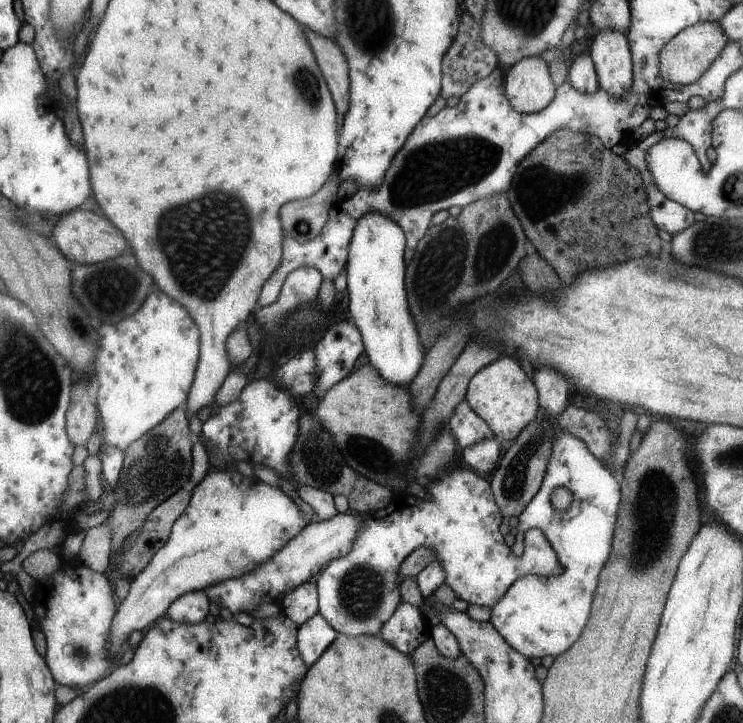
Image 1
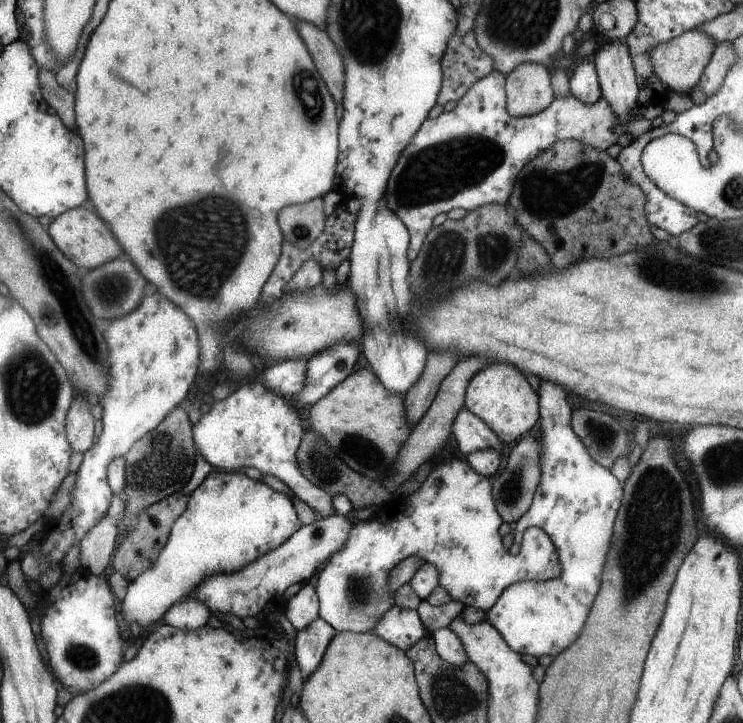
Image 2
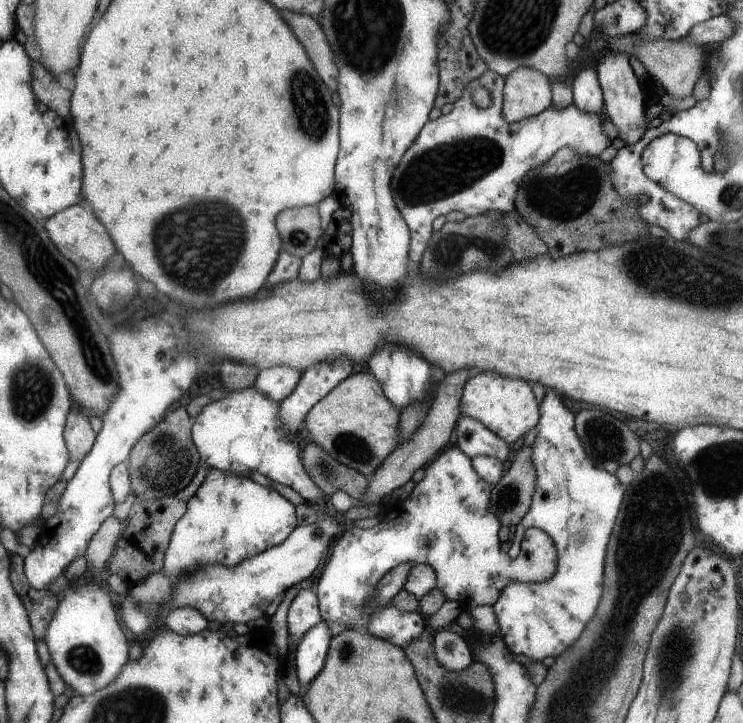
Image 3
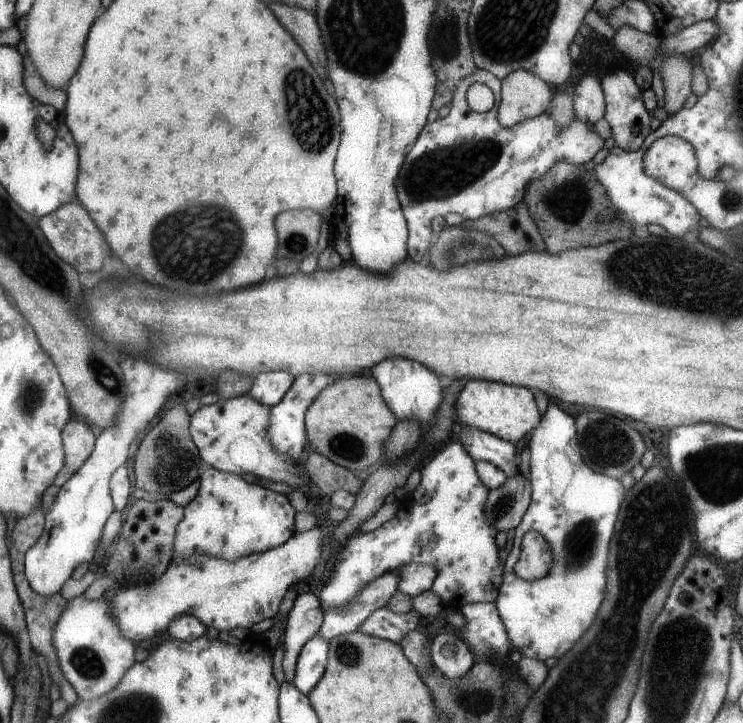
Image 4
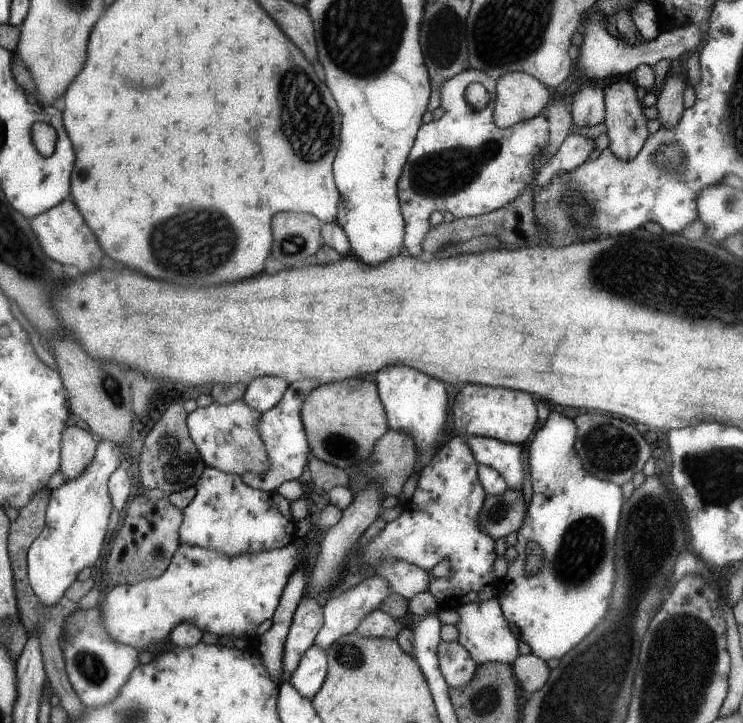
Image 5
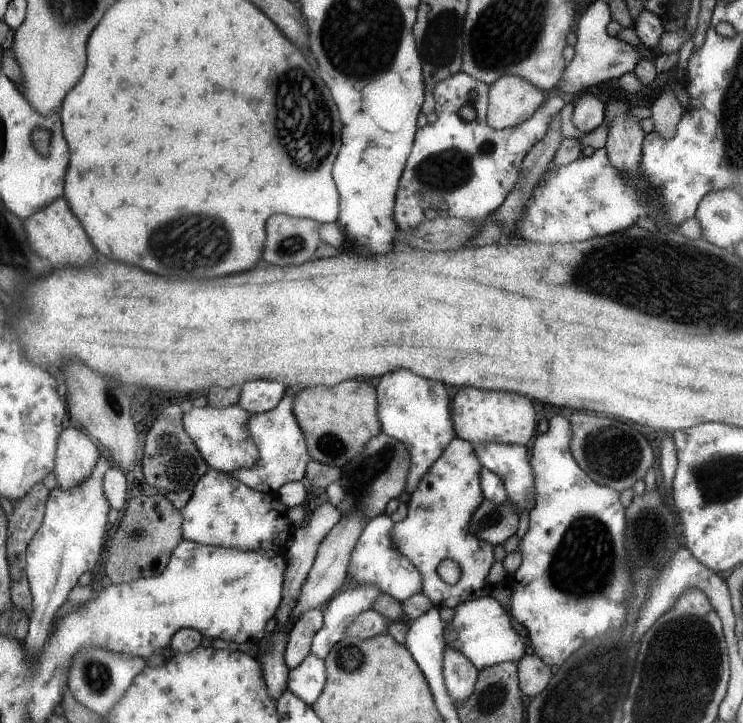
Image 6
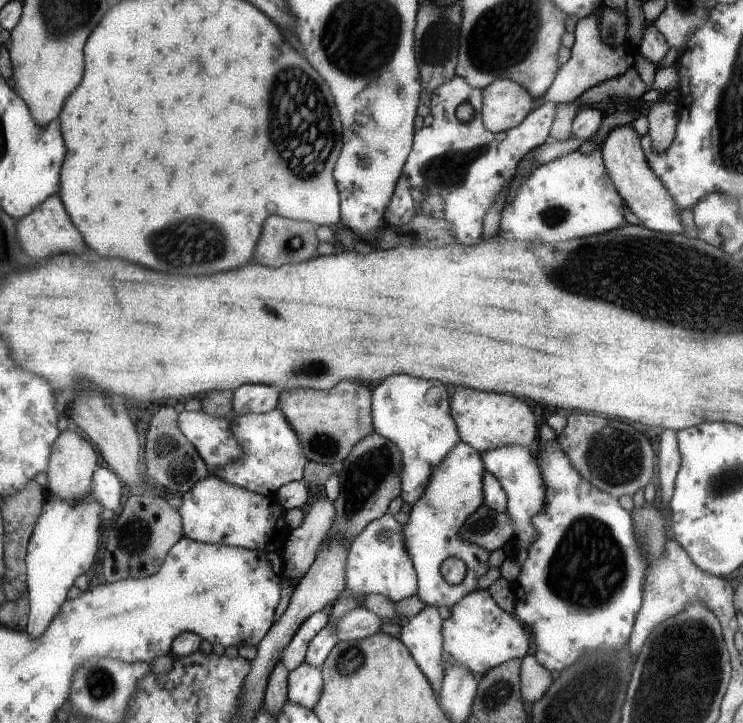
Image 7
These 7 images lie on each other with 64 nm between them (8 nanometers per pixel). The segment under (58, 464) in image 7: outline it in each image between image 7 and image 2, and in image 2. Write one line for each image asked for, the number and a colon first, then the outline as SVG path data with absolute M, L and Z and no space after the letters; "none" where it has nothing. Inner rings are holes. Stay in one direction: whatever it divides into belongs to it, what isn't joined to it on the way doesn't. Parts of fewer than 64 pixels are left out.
2: M75 396L67 414L67 438L75 454L87 454L93 440L93 416L89 414L89 402L83 396Z
3: M81 408L71 410L67 418L67 426L63 430L65 442L67 442L67 452L71 454L71 462L83 462L87 454L91 454L91 444L93 444L93 430L87 422L87 418L79 412Z
4: M71 418L63 428L63 450L67 452L67 468L77 472L93 454L93 432L83 422Z
5: M67 426L61 436L61 466L59 472L63 480L69 482L87 472L93 462L93 452L97 452L97 442L91 442L91 434L75 426Z
6: M65 428L57 446L55 470L51 470L57 478L57 488L73 490L73 486L81 486L85 480L91 478L97 460L97 444L91 444L81 428Z

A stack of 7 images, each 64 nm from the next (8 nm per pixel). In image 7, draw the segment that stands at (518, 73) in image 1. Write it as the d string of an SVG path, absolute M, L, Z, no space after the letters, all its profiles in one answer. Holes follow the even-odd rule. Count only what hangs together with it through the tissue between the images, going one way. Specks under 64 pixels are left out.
M495 80L481 90L479 118L487 132L497 134L517 126L533 110L533 98L511 80Z

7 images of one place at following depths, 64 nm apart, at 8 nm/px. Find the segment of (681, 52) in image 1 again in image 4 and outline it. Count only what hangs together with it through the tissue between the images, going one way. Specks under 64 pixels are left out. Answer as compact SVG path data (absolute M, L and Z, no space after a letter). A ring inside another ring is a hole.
M621 24L615 32L615 36L611 38L611 46L617 54L623 54L629 60L635 60L637 66L647 66L651 72L657 72L663 78L663 108L667 108L669 116L673 116L675 112L683 110L683 102L687 100L687 96L691 94L691 62L687 60L691 54L663 54L659 50L659 36L649 36L649 34L641 34L631 26Z

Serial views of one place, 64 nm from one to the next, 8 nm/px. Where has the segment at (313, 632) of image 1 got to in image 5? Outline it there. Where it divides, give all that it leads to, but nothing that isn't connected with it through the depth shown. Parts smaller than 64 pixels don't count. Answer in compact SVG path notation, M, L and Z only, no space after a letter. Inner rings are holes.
M309 646L303 652L297 668L291 672L291 676L287 676L287 682L297 690L299 696L311 700L319 690L319 686L323 684L325 676L327 676L327 652Z

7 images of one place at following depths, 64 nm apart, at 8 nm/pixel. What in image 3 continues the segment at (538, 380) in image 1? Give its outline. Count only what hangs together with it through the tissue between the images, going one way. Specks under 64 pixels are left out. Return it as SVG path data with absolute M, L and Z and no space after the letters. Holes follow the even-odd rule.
M545 390L545 396L539 404L539 422L535 426L535 440L531 442L531 466L535 472L535 490L531 496L531 508L523 516L523 520L515 526L511 546L507 550L507 556L513 560L519 556L521 540L525 530L537 528L547 538L551 538L557 566L549 580L545 582L533 582L533 584L521 584L521 582L507 582L503 586L497 602L491 606L493 614L499 624L501 640L505 648L513 656L523 656L533 662L541 662L545 658L559 656L583 630L585 622L591 618L599 594L601 594L601 576L603 576L603 558L605 558L605 546L609 540L609 534L613 532L613 520L619 512L625 486L617 482L615 474L605 474L603 470L591 466L587 454L583 452L583 446L575 434L575 416L561 404L559 396L553 390Z

